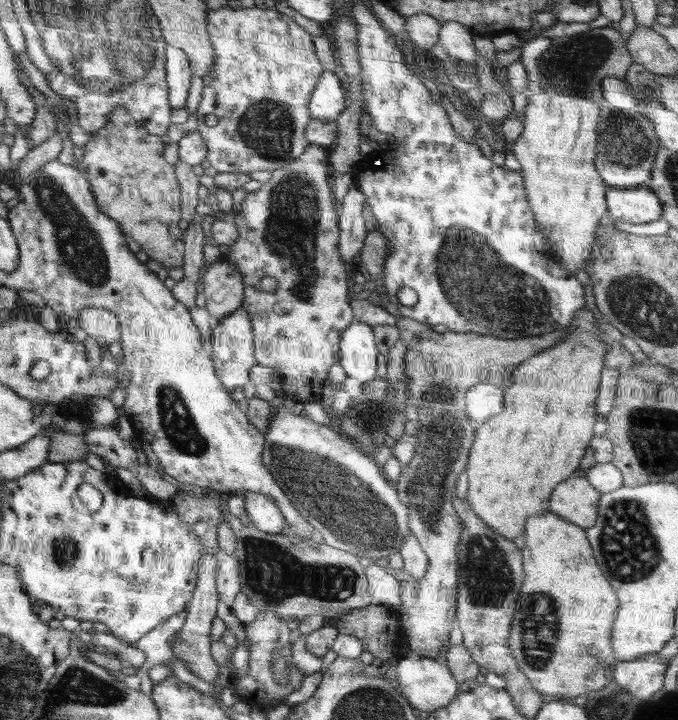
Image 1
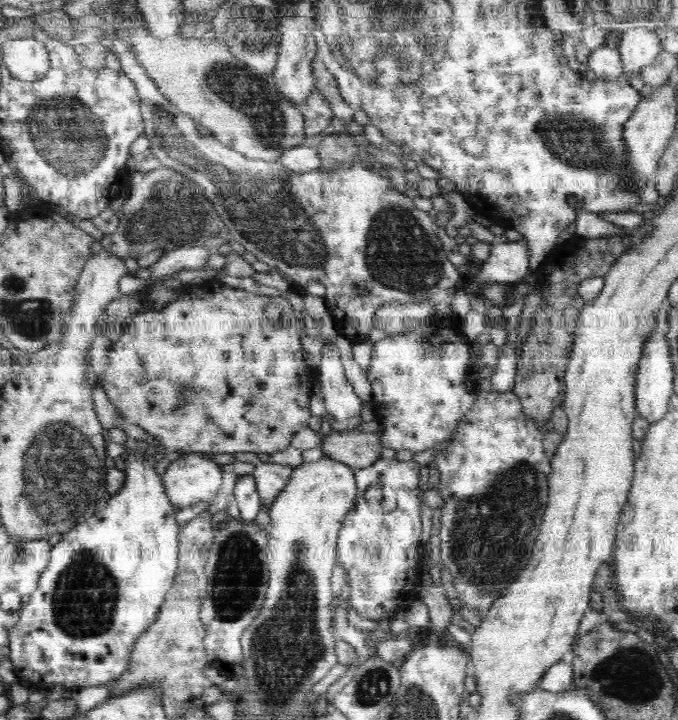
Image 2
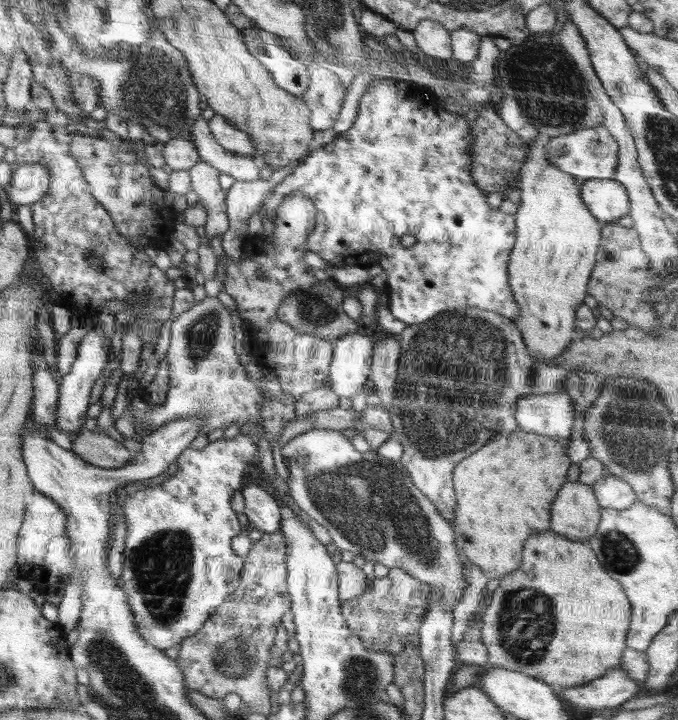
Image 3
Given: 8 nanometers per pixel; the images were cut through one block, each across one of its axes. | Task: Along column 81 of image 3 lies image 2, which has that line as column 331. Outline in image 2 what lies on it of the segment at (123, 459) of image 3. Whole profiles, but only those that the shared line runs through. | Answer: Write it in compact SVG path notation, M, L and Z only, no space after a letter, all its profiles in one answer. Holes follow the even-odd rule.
M334 430L323 438L319 448L324 452L324 457L342 461L356 469L368 468L377 462L383 450L380 437L375 433Z

